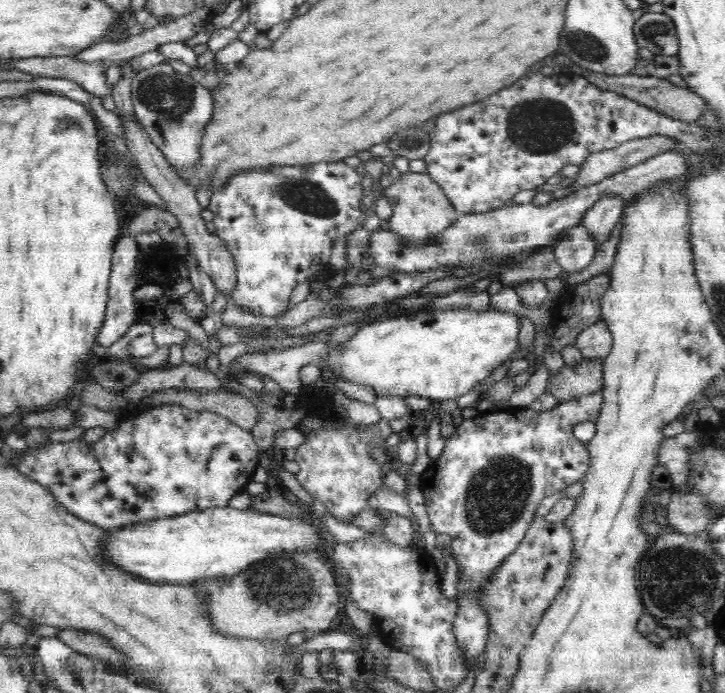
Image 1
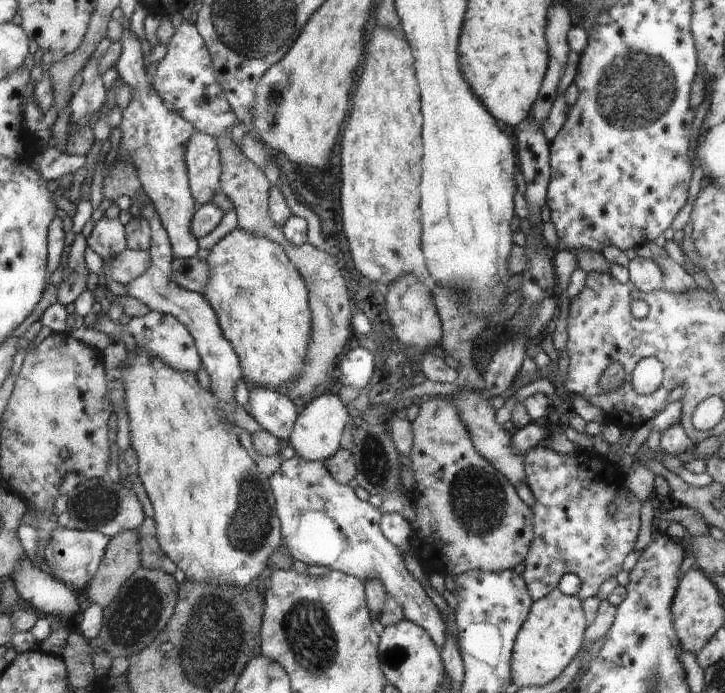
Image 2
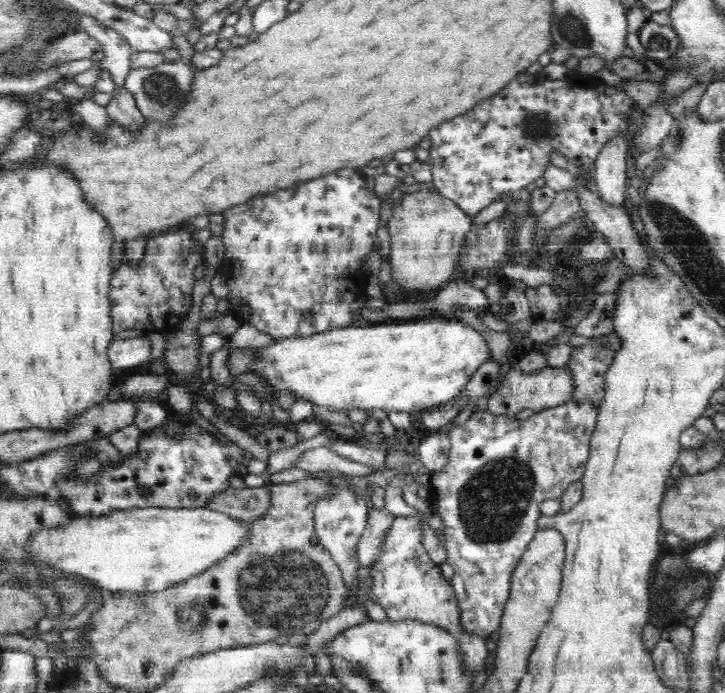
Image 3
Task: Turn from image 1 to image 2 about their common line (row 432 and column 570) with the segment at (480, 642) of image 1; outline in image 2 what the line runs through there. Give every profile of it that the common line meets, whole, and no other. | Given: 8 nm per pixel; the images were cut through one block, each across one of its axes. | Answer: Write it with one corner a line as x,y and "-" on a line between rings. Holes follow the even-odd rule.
535,446
532,450
529,450
525,454
525,468
526,468
526,480
525,483
529,486
529,489
532,491
532,496
534,500
534,504
531,506
533,510
533,533
534,538
530,543
530,548
528,551
528,556
526,556
526,564
523,564
523,568
520,574
523,576
524,580
526,580
526,584
528,584
529,592
534,601
540,600
544,598
549,592
552,592
558,588
558,583
560,582
560,578
564,576
566,573
576,574
580,579
580,590
577,593
578,596
581,596
581,599
584,601
586,598
590,598
590,596
597,596
599,594
600,587
605,580
608,580
611,576
615,576
622,570
622,562
624,562
624,558
634,550
634,542
636,542
636,536
638,536
638,530
640,530
640,500
636,497
636,495
630,495
627,499
623,499
621,496
618,496
616,492
618,490
622,490
624,486
622,486
622,478
618,478
618,476
623,475
619,470
616,470
617,465
607,460
604,455
601,455
596,452
596,450
587,449
584,450
580,448
578,452
568,452
565,455
562,453
557,453
552,450
548,446
-
610,504
617,505
616,515
614,518
610,518
608,516
607,509

